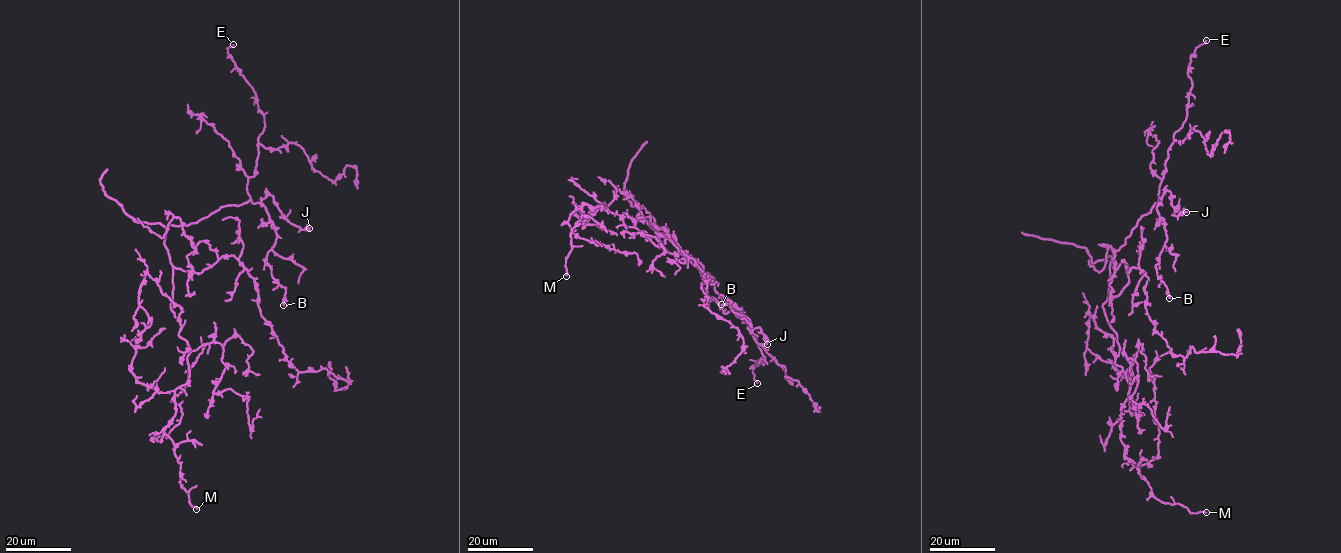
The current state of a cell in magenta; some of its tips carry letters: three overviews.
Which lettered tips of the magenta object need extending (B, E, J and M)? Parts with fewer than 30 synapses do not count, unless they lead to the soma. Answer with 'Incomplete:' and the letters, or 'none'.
Incomplete: none

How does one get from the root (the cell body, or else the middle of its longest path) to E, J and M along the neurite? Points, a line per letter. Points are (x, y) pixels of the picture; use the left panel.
E: (169, 258), (166, 227), (250, 199), (247, 179), (254, 175), (264, 116), (228, 53), (233, 44)
J: (169, 258), (164, 240), (169, 225), (195, 223), (229, 204), (261, 203), (269, 194), (290, 223), (309, 228)
M: (169, 258), (171, 310), (190, 353), (188, 381), (175, 391), (176, 413), (164, 431), (196, 509)

